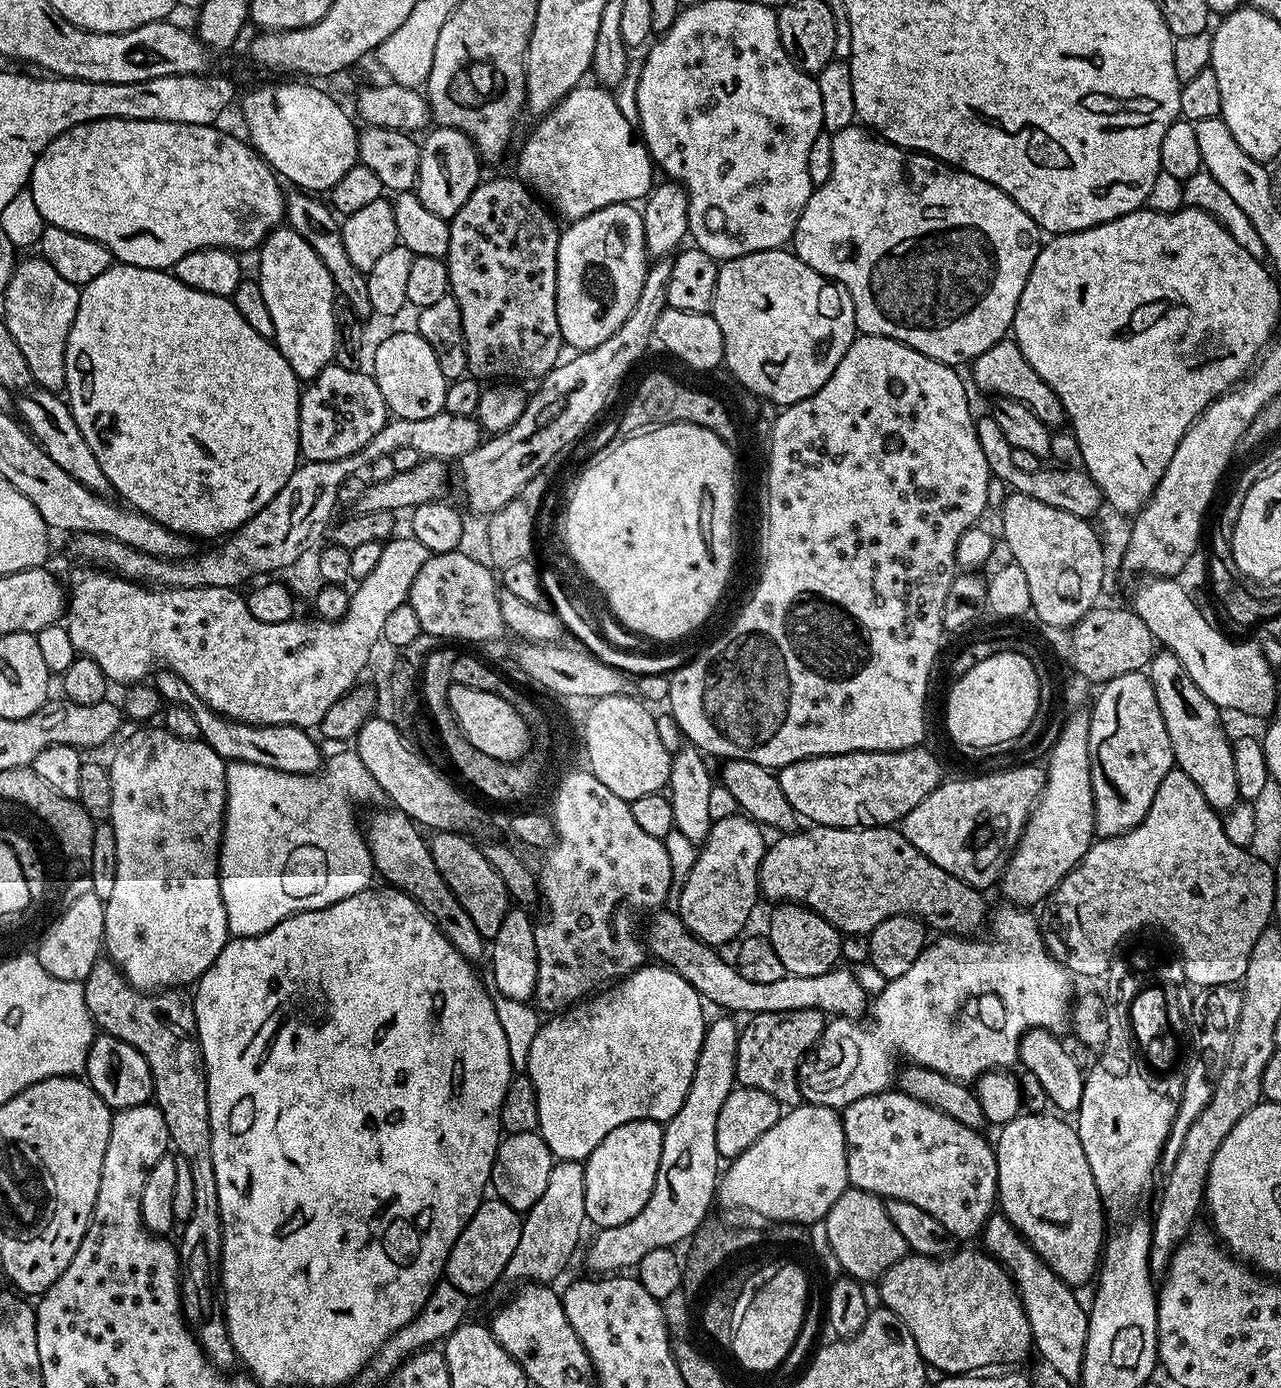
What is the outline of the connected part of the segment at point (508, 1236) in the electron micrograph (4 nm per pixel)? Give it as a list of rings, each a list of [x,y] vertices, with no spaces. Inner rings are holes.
[[[495,1198],[481,1200],[478,1210],[470,1222],[466,1222],[462,1234],[458,1234],[458,1242],[454,1242],[450,1250],[446,1269],[447,1283],[458,1286],[458,1290],[462,1290],[469,1298],[476,1298],[490,1291],[496,1283],[501,1283],[514,1250],[518,1250],[521,1223],[521,1213],[506,1206],[506,1202]]]

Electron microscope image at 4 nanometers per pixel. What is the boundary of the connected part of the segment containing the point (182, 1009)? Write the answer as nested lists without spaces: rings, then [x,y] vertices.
[[[101,958],[90,970],[90,974],[82,982],[84,986],[84,1001],[86,1002],[86,1010],[90,1010],[92,1015],[92,1023],[96,1025],[101,1033],[118,1038],[122,1042],[126,1042],[130,1046],[134,1046],[134,1050],[138,1050],[138,1054],[142,1054],[142,1058],[146,1058],[146,1062],[152,1071],[152,1094],[154,1103],[157,1108],[162,1110],[162,1118],[166,1118],[166,1130],[171,1147],[174,1149],[176,1156],[186,1158],[186,1162],[190,1162],[190,1175],[194,1178],[194,1214],[190,1214],[190,1218],[183,1221],[182,1228],[184,1233],[178,1239],[178,1251],[180,1254],[180,1271],[182,1279],[180,1281],[180,1306],[184,1314],[184,1319],[188,1321],[196,1340],[200,1344],[200,1348],[204,1351],[204,1355],[208,1357],[208,1361],[221,1370],[228,1370],[231,1364],[237,1363],[236,1351],[230,1342],[230,1334],[228,1333],[228,1323],[224,1320],[224,1302],[222,1299],[221,1289],[218,1287],[220,1282],[220,1255],[222,1254],[222,1218],[218,1210],[218,1182],[214,1182],[214,1162],[212,1161],[212,1151],[210,1150],[210,1102],[208,1101],[208,1075],[204,1069],[204,1055],[200,1049],[200,1039],[196,1033],[196,1015],[192,1009],[191,999],[180,990],[161,990],[151,994],[139,992],[134,985],[129,984],[128,979],[124,977],[123,972],[107,958]]]

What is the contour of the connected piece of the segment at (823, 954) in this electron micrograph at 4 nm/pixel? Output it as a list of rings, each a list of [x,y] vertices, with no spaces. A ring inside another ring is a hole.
[[[780,902],[775,905],[772,917],[768,920],[766,935],[774,946],[782,966],[786,966],[790,976],[813,976],[826,974],[837,967],[840,960],[841,931],[835,928],[826,918],[804,907],[803,904]]]

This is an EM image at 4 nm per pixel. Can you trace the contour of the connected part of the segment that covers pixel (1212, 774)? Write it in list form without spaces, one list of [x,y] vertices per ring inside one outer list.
[[[1160,650],[1153,655],[1150,679],[1158,698],[1158,710],[1162,710],[1162,722],[1166,722],[1166,734],[1170,734],[1175,767],[1202,790],[1202,798],[1206,798],[1212,808],[1221,814],[1228,812],[1241,797],[1234,768],[1233,741],[1224,733],[1221,709],[1194,686],[1190,674],[1186,674],[1186,666],[1178,662],[1173,652]]]

